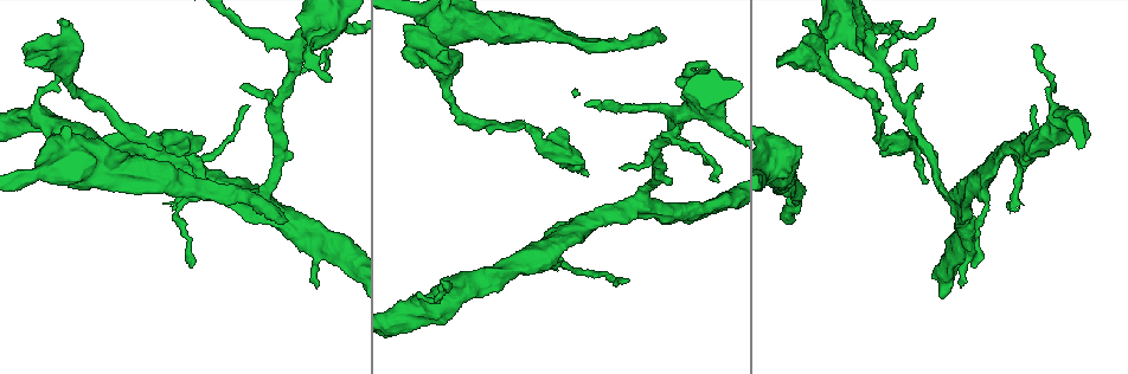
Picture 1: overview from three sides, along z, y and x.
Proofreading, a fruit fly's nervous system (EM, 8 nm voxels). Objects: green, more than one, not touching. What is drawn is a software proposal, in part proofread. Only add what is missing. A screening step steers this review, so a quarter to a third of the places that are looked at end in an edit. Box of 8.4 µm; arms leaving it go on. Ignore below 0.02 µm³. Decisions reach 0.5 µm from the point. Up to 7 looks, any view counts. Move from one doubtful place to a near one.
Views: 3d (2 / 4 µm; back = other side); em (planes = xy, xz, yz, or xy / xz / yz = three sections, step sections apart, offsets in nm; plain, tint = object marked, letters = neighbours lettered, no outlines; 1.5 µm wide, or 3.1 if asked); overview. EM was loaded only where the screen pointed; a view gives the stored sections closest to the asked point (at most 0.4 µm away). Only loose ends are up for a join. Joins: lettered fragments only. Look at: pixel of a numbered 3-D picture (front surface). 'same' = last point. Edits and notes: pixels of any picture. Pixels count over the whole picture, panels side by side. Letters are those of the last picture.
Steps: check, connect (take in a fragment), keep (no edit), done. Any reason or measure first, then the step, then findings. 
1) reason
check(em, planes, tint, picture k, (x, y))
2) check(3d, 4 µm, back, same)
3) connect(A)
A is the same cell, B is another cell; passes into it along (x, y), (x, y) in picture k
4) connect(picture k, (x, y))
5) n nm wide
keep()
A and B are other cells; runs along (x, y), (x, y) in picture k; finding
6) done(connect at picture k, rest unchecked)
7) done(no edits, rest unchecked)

end of a long branch
check(3d, 4 µm, picture 1, (663, 37))

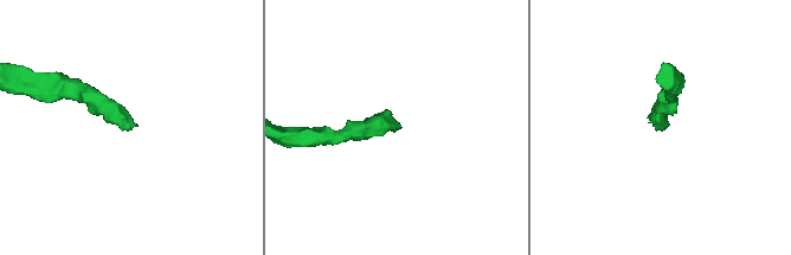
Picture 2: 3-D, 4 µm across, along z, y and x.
shape alone is not enough
check(em, planes, letters, picture 2, (399, 126))

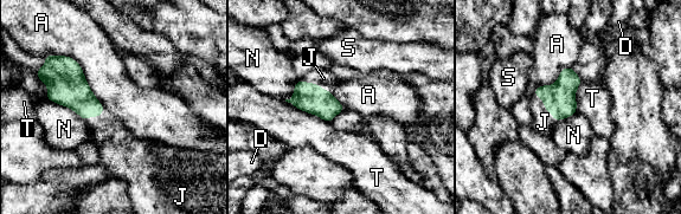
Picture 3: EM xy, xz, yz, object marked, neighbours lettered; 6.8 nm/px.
connect(J)
J is the same cell, A, D, N, S and T are other cells; passes into it along (559, 99), (545, 108), (543, 122) in picture 3; it goes on there

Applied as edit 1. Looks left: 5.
redraw
check(overview)

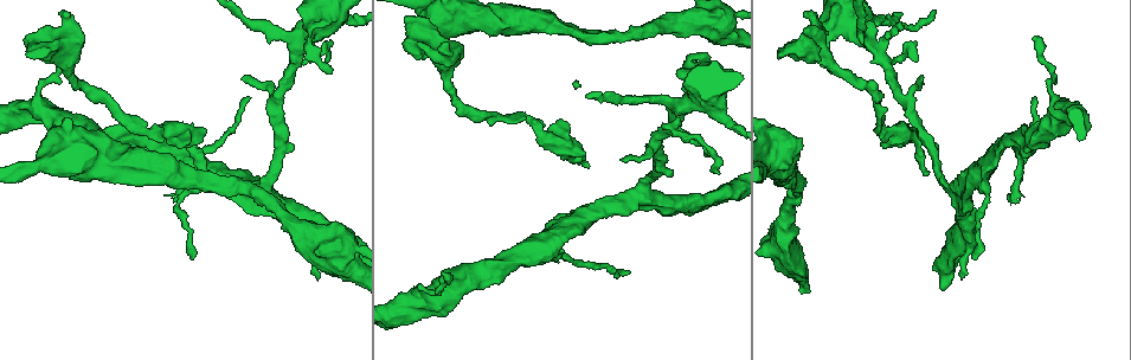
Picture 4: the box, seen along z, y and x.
an open end
check(em, planes, letters, picture 4, (328, 60))

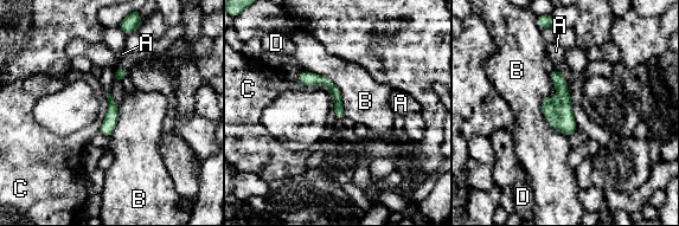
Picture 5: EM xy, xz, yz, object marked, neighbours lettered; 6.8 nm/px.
100 nm wide
keep()
A, B, C and D are other cells; runs along (303, 73), (333, 88), (339, 116) in picture 5; none of them fits

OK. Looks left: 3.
check(3d, 4 µm, picture 4, (785, 55))

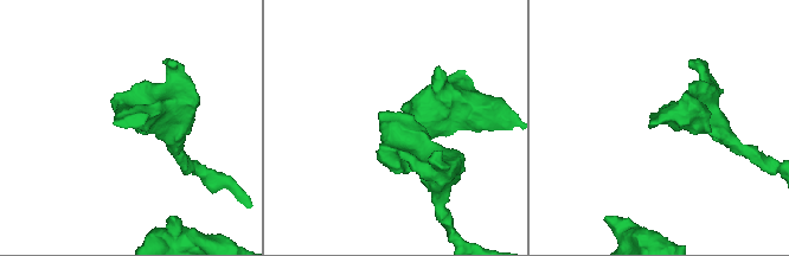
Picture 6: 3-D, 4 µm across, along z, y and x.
shape alone is not enough
check(em, xz, step 4, tint, picture 6, (380, 119))

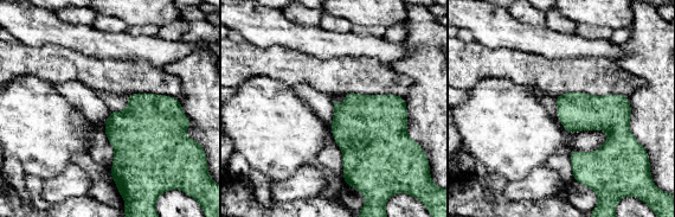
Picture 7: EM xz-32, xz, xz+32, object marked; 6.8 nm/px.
another direction
check(em, planes, letters, same)

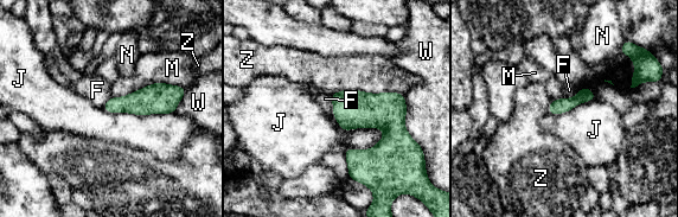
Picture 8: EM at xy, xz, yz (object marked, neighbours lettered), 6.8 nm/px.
keep()
F, J, M, N, W and Z are other cells; runs along (590, 95), (583, 95), (551, 110) in picture 8; none of them fits

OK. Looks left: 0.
done(connect at picture 3, rest unchecked)

